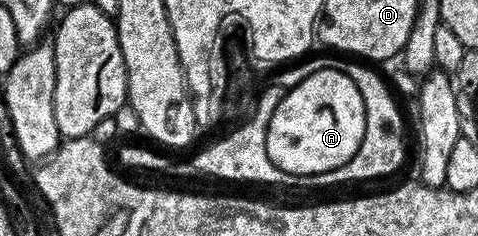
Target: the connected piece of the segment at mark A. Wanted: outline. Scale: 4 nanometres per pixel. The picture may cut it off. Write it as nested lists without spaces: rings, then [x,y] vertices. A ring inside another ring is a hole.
[[[323,65],[286,90],[275,113],[271,113],[265,138],[267,157],[271,157],[273,164],[289,175],[297,171],[325,173],[325,167],[333,167],[333,163],[341,163],[341,159],[349,159],[349,155],[353,155],[357,139],[361,139],[361,99],[357,99],[357,91],[353,91],[353,83],[349,83],[345,75],[333,75],[332,65]]]

